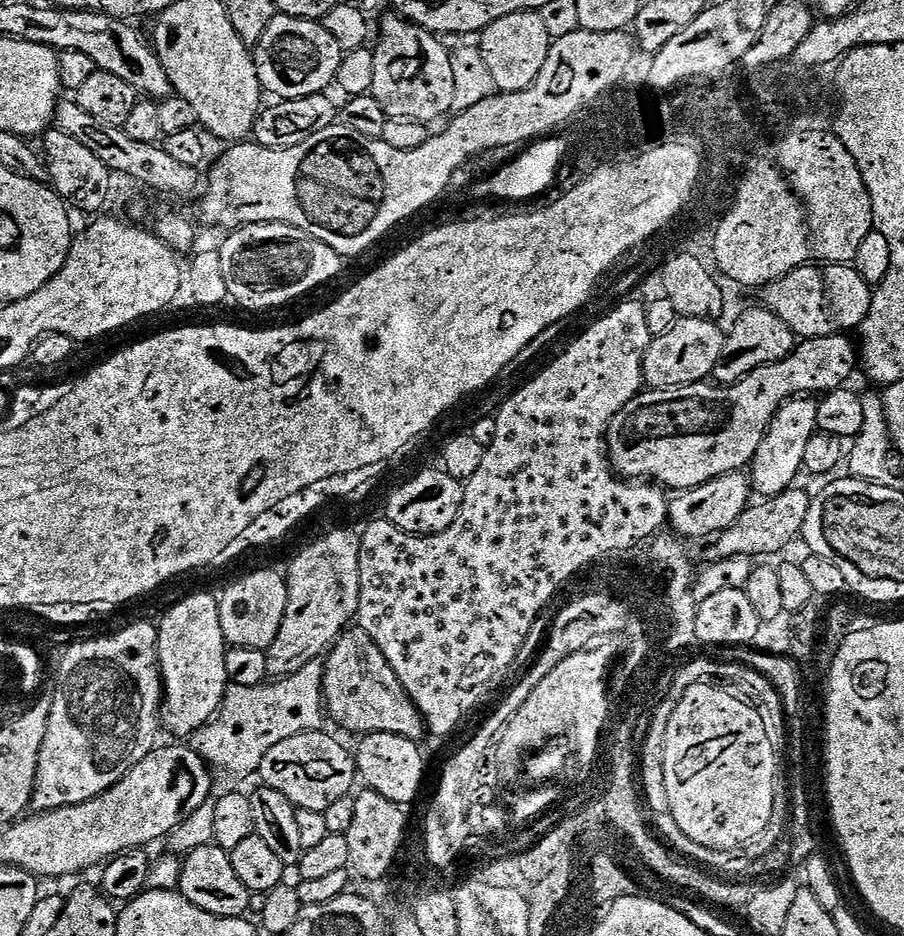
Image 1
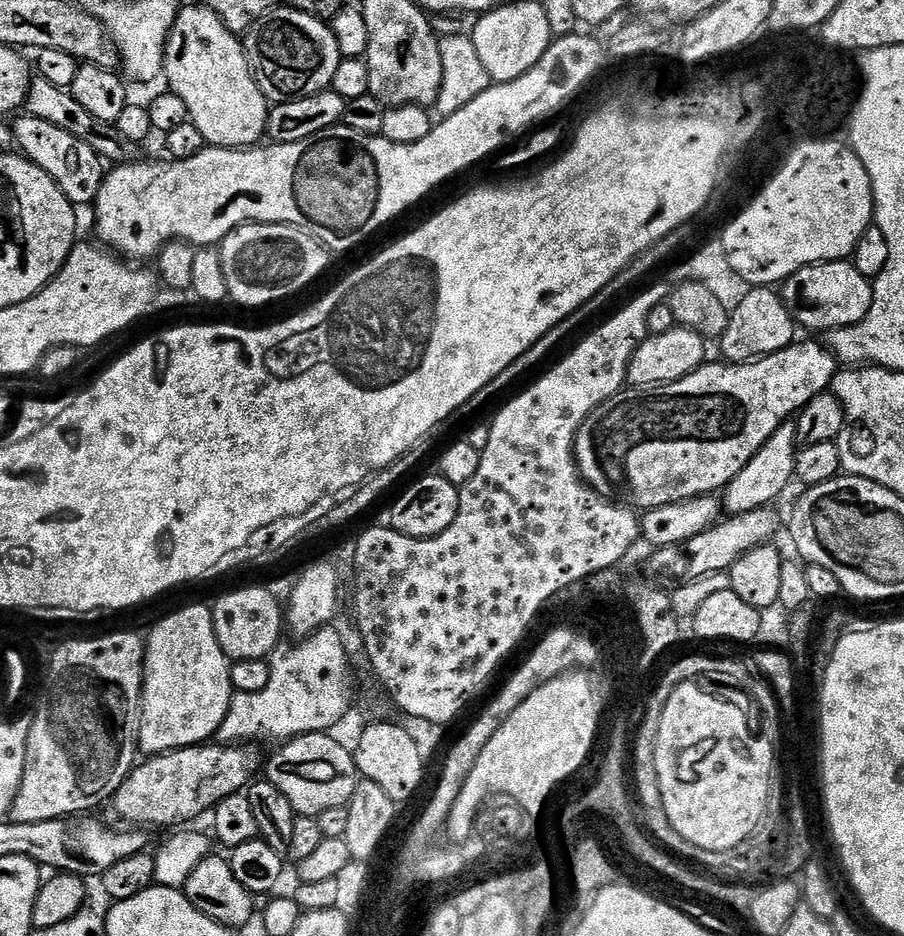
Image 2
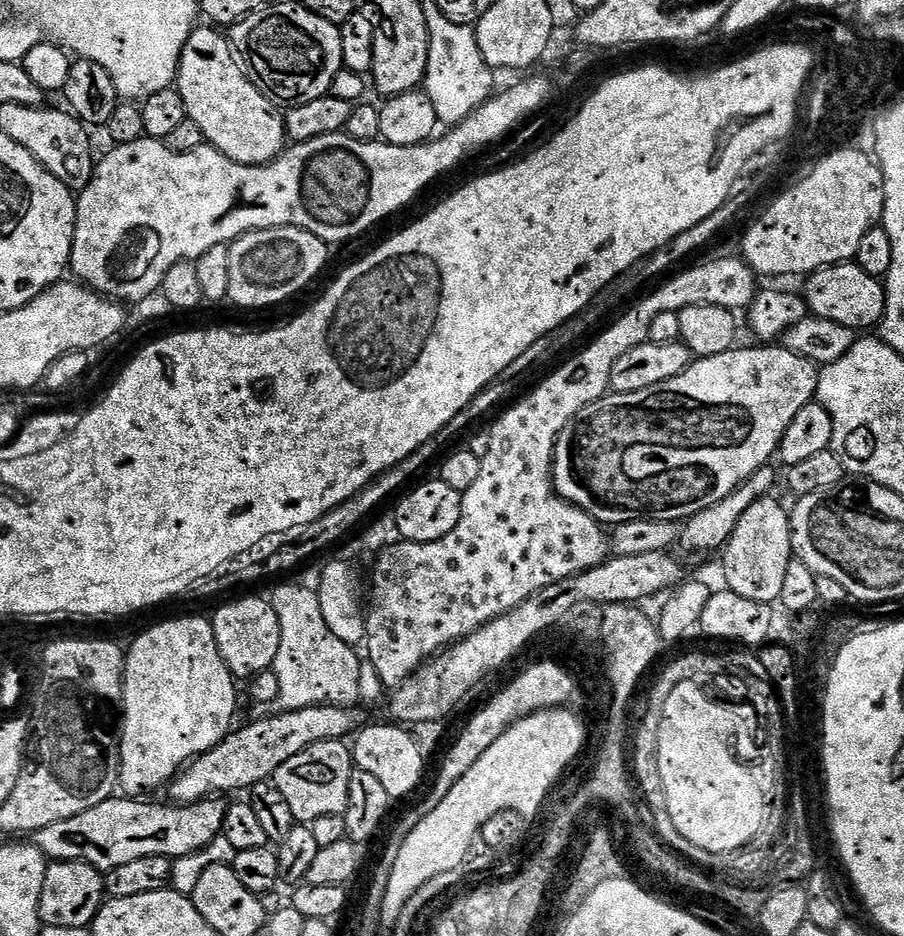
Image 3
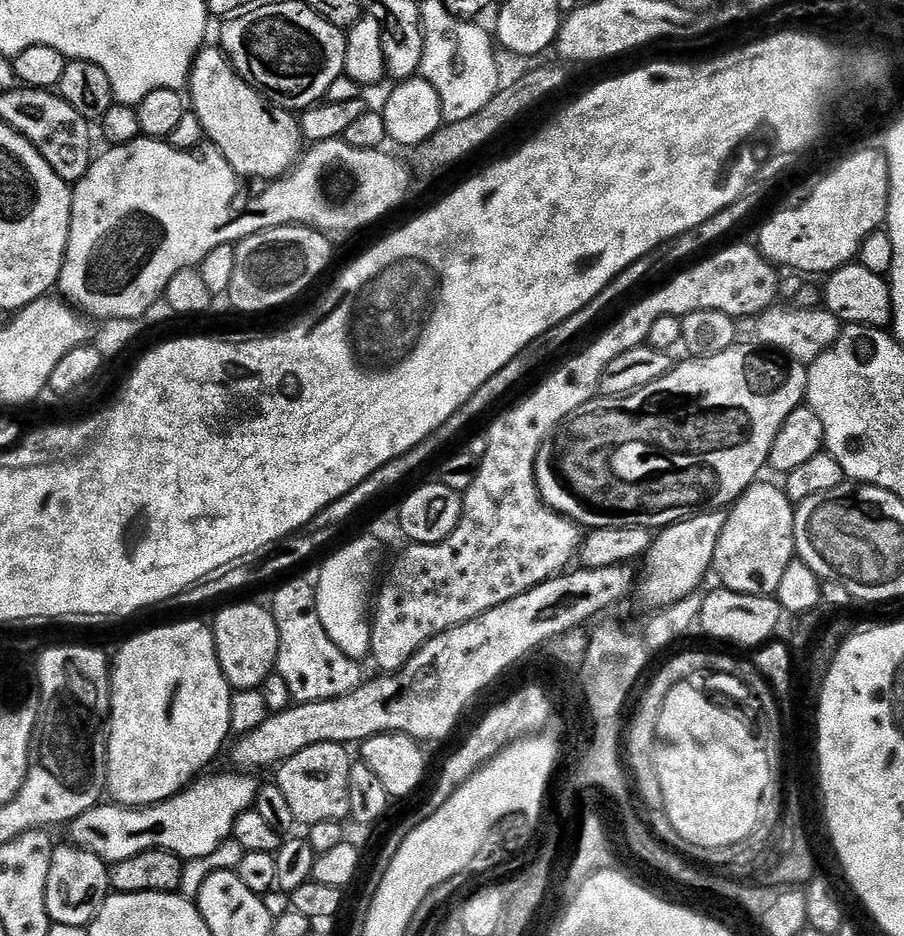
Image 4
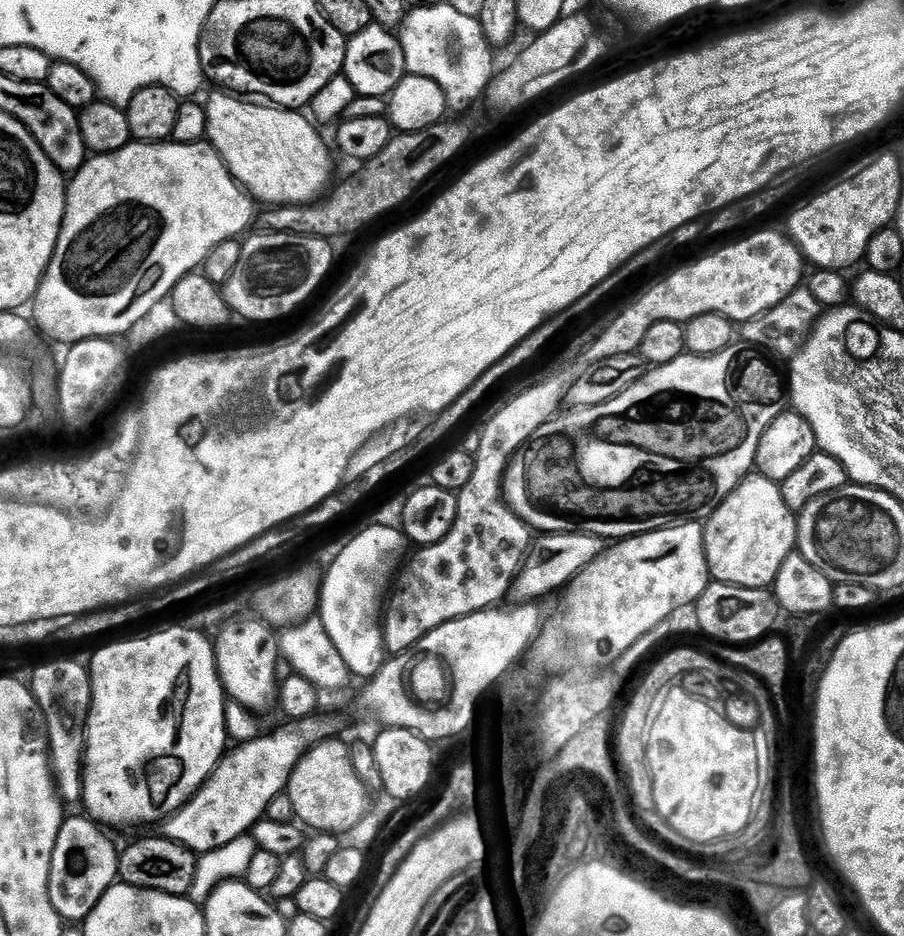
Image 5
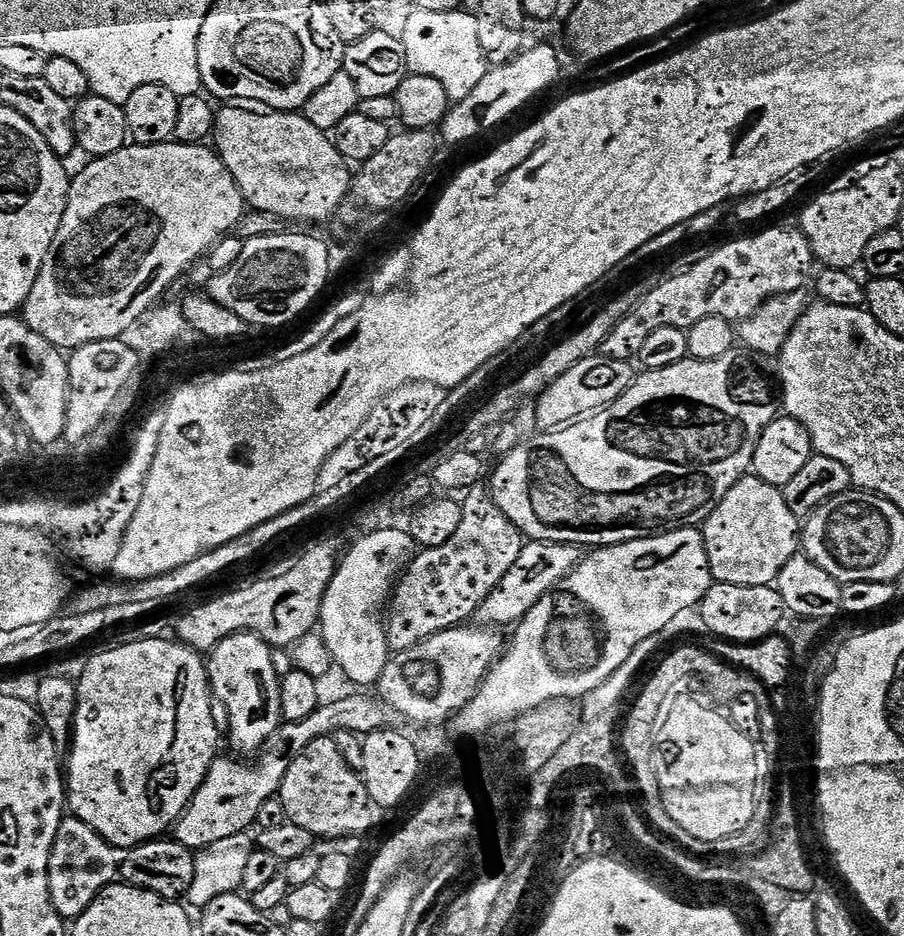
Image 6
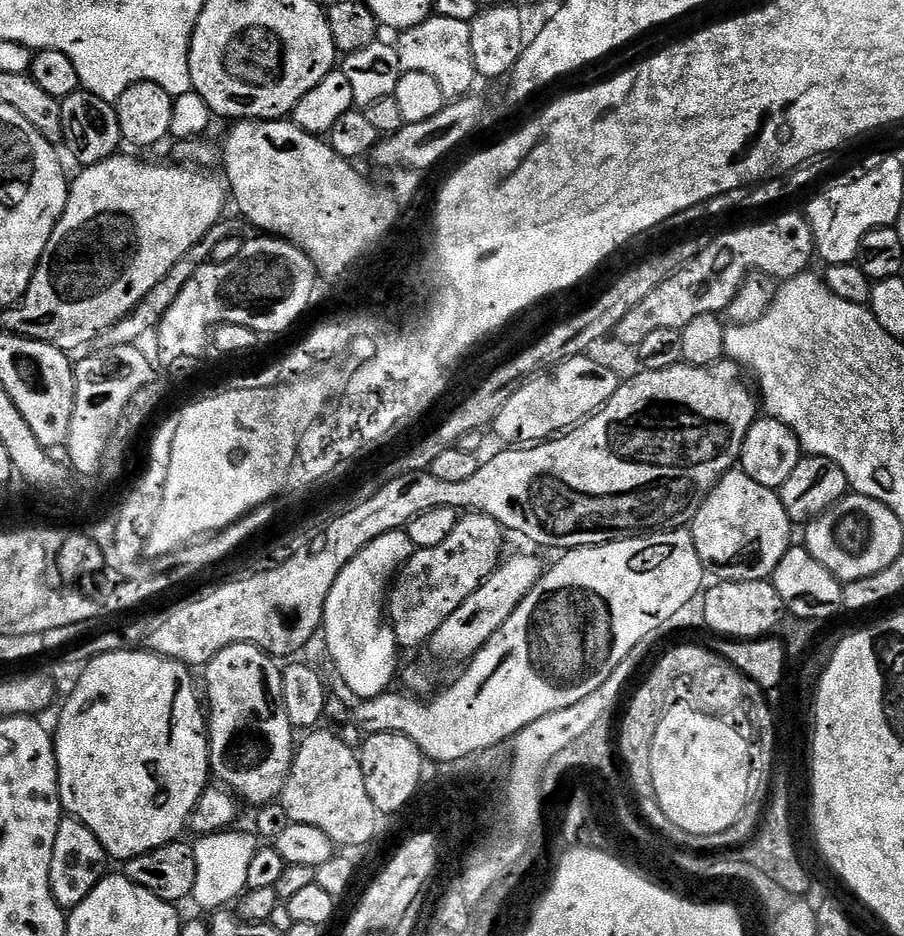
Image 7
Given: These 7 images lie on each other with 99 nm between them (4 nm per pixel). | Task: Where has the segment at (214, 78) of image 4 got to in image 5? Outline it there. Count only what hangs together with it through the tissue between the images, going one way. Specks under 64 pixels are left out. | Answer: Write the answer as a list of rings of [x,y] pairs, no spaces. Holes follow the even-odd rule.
[[[216,90],[206,100],[206,107],[207,139],[224,160],[236,183],[261,205],[311,205],[319,197],[316,195],[327,186],[328,175],[332,172],[332,160],[328,157],[328,148],[324,145],[323,138],[316,133],[317,125],[303,111],[269,106],[264,102],[249,102],[228,90]]]

